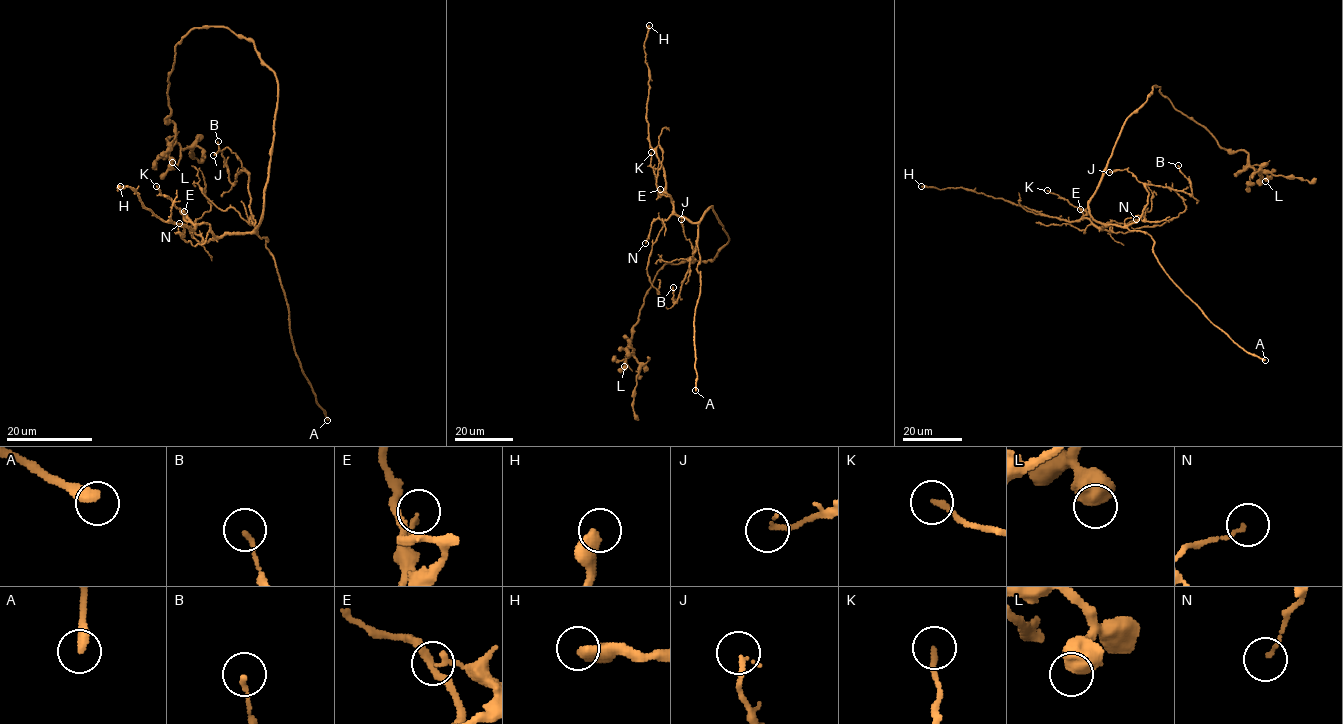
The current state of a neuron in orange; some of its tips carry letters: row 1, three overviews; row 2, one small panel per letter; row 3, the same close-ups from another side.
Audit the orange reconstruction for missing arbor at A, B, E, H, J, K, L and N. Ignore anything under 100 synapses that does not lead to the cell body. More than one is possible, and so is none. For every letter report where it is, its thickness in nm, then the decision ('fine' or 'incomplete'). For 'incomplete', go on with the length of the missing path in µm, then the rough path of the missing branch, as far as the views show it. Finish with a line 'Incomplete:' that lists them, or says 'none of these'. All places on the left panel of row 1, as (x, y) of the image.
A: (327, 420) | 360 nm | incomplete | 60 µm
B: (218, 141) | 140 nm | fine
E: (184, 211) | 200 nm | fine
H: (120, 186) | 480 nm | fine
J: (213, 155) | 190 nm | fine
K: (156, 186) | 180 nm | fine
L: (172, 162) | 750 nm | fine
N: (179, 223) | 110 nm | fine
Incomplete: A

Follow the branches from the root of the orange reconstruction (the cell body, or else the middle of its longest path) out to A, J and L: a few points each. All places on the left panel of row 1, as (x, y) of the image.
A: (274, 121), (262, 219), (254, 230), (268, 239), (265, 248), (275, 261), (284, 292), (294, 353), (327, 420)
J: (274, 121), (262, 219), (254, 230), (257, 232), (249, 207), (248, 173), (227, 147), (213, 155)
L: (274, 121), (278, 86), (254, 45), (225, 27), (193, 28), (175, 47), (168, 75), (172, 162)

